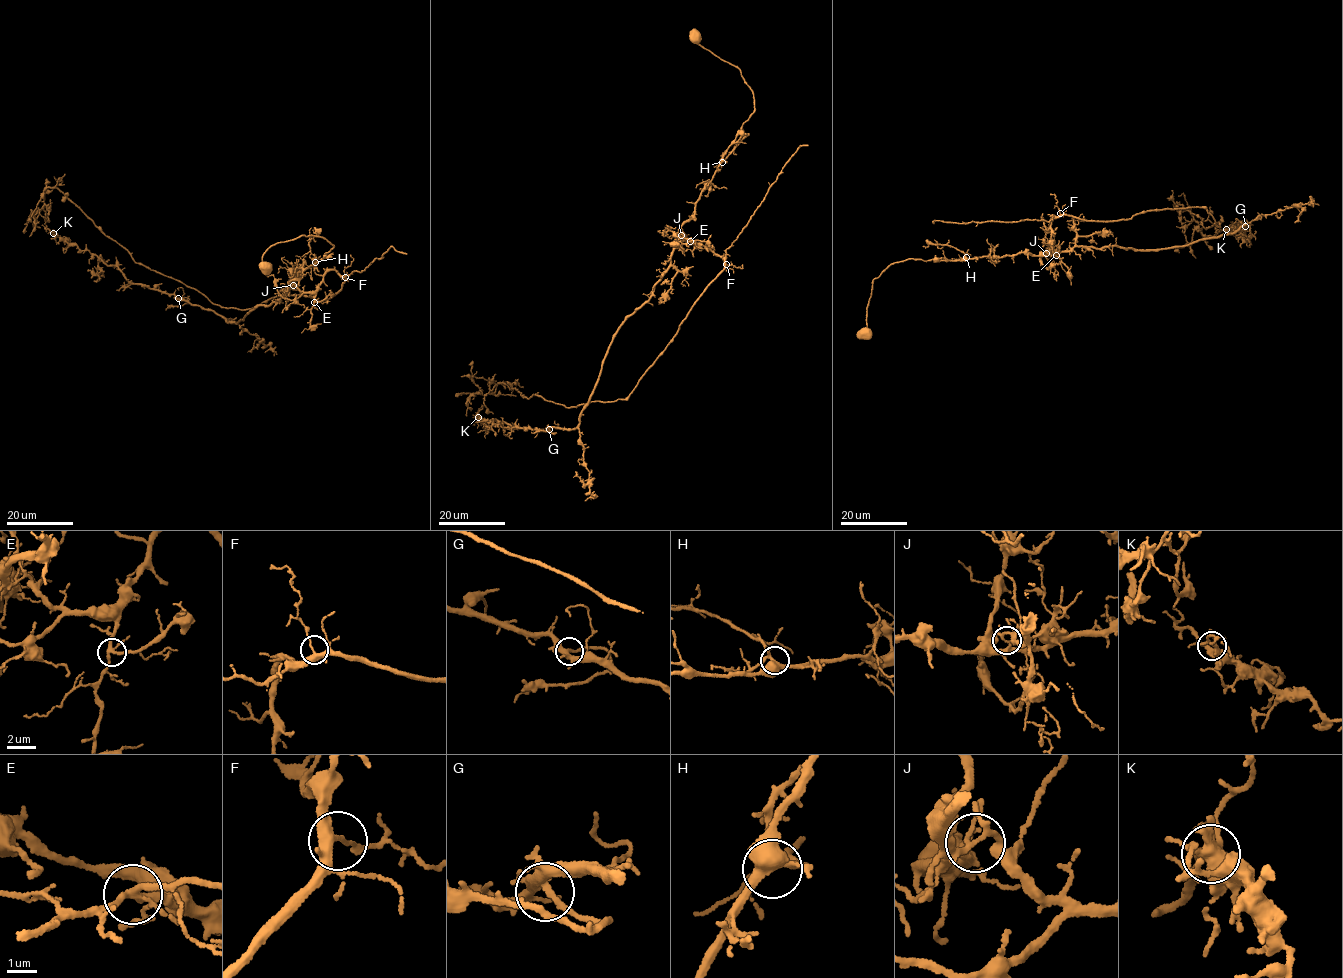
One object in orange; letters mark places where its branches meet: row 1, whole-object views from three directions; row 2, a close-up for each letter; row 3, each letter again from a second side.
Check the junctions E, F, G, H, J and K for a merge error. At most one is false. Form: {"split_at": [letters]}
{"split_at": ["J"]}

